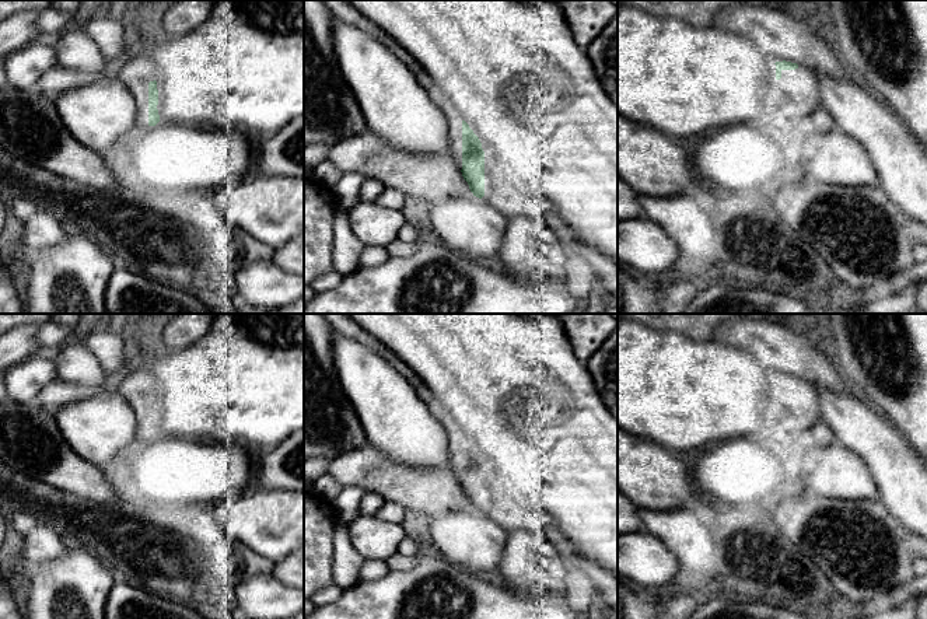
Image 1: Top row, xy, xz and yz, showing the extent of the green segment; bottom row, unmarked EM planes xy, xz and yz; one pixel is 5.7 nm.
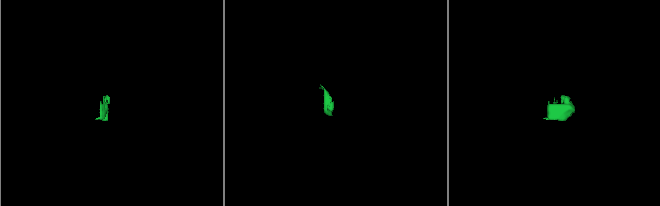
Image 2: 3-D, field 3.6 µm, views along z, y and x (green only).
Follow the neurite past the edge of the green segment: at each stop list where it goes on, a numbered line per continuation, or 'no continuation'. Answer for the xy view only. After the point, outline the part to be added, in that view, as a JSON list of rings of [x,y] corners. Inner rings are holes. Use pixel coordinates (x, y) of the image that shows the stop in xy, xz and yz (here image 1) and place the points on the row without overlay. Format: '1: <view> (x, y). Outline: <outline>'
1: xy (136, 387). Outline: [[[137,368],[122,378],[116,391],[134,410],[140,437],[148,440],[148,396],[155,394],[154,377]]]

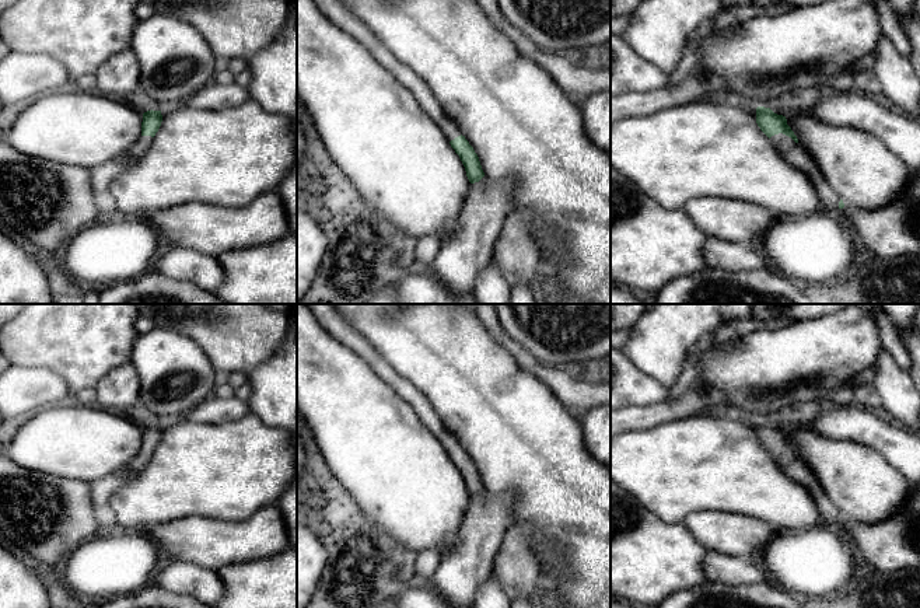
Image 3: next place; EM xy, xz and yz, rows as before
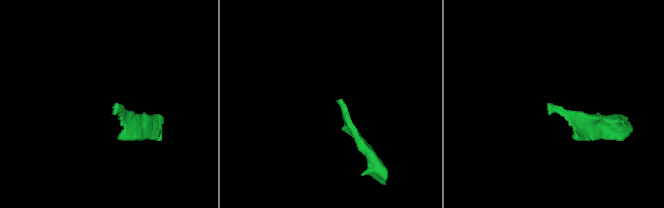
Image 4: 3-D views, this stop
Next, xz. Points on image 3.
1: xz (326, 315). Outline: [[[305,304],[316,321],[344,346],[360,356],[396,394],[405,399],[426,424],[431,434],[442,444],[448,455],[462,447],[451,434],[440,416],[434,412],[426,396],[407,380],[399,377],[395,370],[382,359],[377,349],[357,332],[332,304]]]

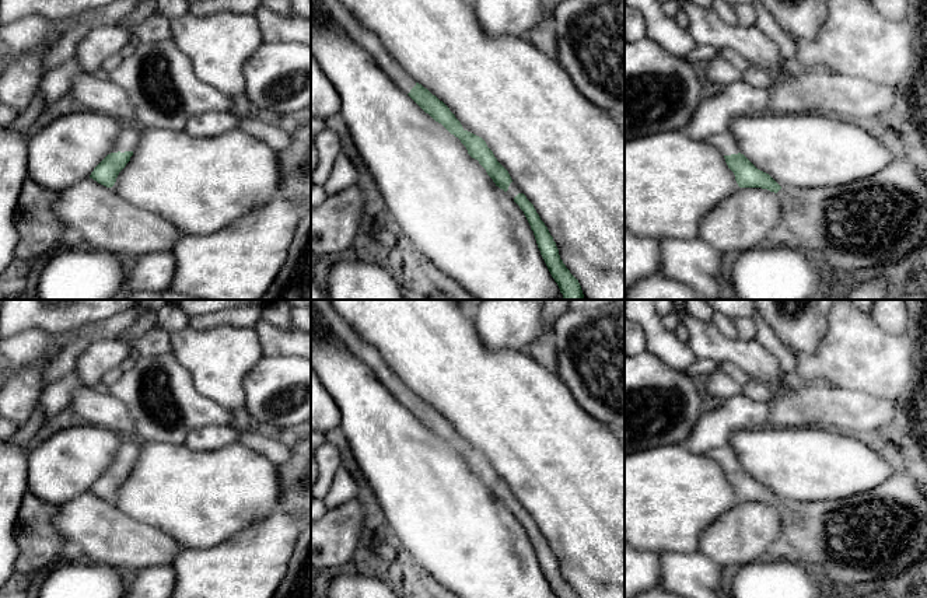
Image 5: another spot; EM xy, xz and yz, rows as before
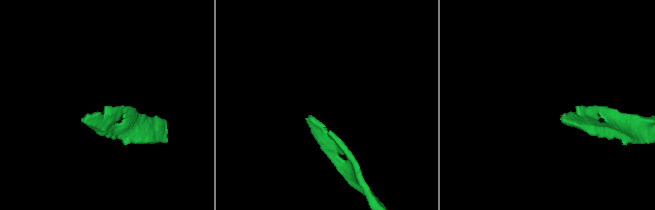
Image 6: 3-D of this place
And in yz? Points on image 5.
1: yz (724, 455). Outline: [[[725,444],[711,452],[709,452],[707,455],[711,459],[714,459],[716,462],[718,462],[724,469],[741,466],[731,444]]]

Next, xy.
1: xy (129, 450). Outline: [[[125,438],[111,466],[134,465],[140,454],[141,440]]]

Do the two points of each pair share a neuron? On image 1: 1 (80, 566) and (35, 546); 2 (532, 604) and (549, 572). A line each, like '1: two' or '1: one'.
1: two
2: two

